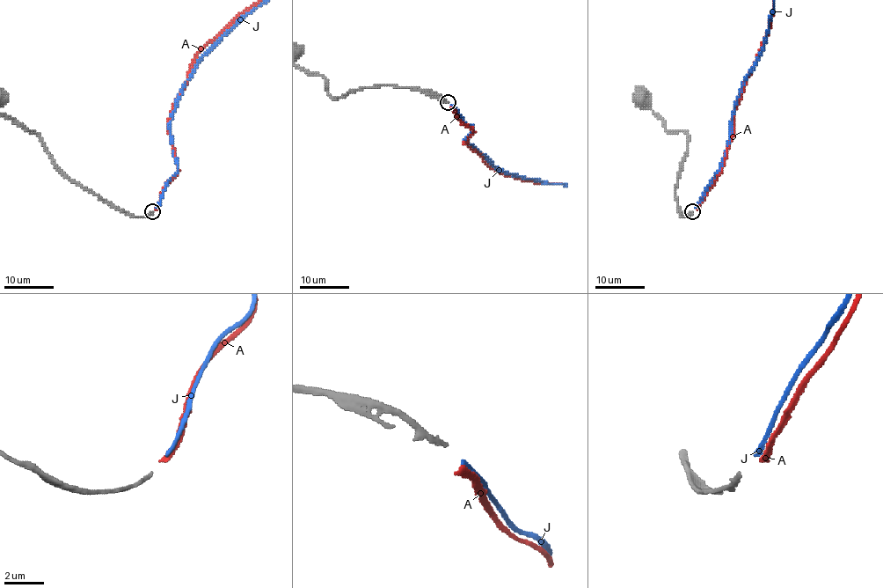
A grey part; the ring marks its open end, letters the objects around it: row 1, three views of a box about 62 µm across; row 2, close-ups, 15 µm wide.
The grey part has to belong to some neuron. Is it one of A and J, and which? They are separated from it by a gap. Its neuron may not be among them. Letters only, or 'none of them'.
J

